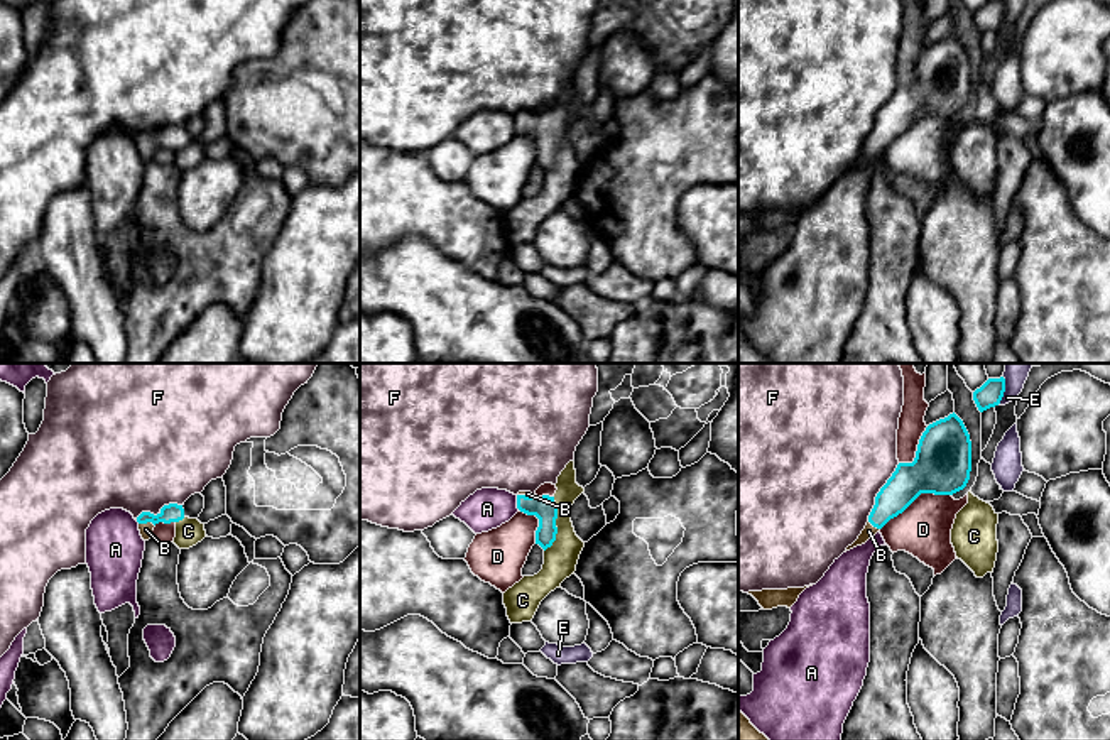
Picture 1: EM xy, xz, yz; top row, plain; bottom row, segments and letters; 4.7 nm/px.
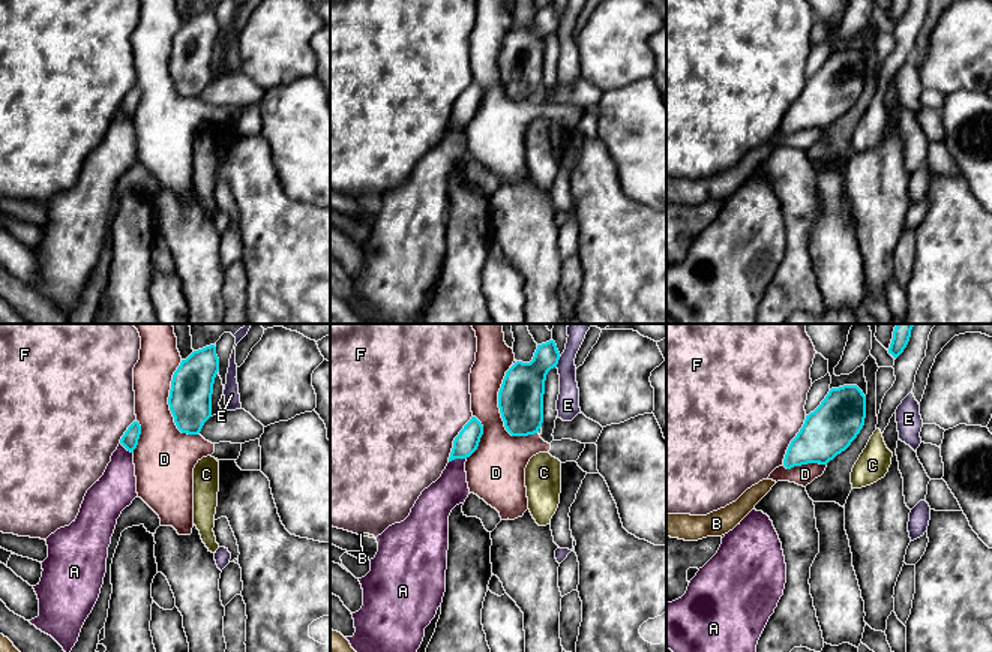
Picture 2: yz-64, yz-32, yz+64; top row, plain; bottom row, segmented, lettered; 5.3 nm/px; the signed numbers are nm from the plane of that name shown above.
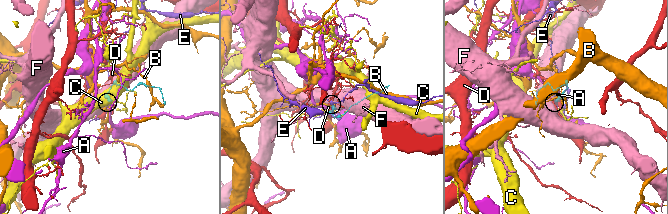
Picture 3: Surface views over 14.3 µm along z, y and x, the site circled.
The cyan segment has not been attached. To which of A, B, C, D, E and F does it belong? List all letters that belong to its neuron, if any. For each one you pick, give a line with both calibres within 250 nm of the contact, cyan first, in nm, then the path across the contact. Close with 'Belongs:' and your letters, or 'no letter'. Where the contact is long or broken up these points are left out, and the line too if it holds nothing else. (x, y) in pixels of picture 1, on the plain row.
B: Thickness 90 nm (cyan) against 60 nm. Path across: xy (173, 134), (147, 142), (146, 151)
Belongs: B

